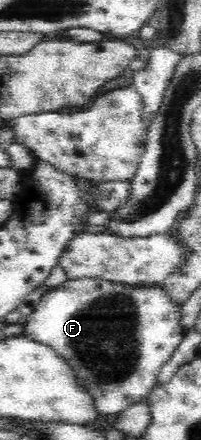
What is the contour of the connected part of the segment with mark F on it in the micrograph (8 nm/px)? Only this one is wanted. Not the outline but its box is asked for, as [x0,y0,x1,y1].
[23,279,185,417]

